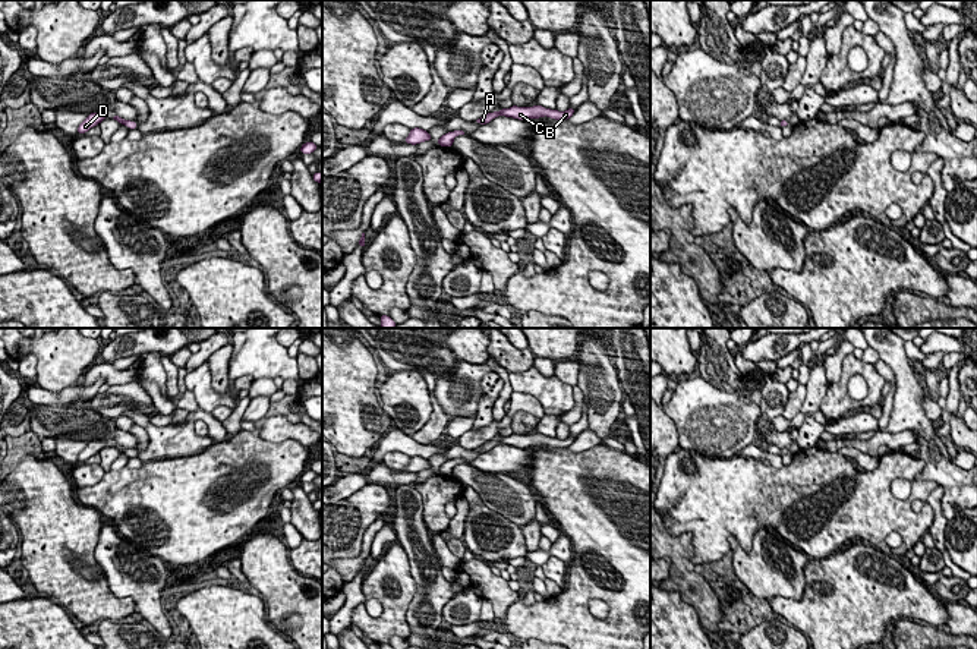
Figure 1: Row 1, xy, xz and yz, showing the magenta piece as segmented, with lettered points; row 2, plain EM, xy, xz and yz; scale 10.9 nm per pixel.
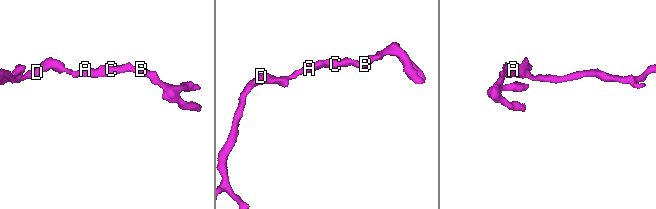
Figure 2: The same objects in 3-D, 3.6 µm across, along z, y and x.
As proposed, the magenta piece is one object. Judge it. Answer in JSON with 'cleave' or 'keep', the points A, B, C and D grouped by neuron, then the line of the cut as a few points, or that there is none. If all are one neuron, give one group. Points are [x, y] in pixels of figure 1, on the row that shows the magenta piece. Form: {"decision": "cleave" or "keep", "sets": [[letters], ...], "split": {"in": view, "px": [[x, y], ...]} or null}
{"decision": "keep", "sets": [["A", "B", "C", "D"]], "split": null}

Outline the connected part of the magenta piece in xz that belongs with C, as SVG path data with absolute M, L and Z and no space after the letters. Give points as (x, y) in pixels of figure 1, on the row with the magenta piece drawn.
M536 104L533 107L513 105L510 108L502 108L502 110L495 111L495 113L494 111L488 113L488 114L482 116L480 119L478 119L476 122L479 125L486 125L498 116L513 117L513 119L519 119L519 120L524 120L524 122L527 122L530 119L539 119L543 116L548 116L548 117L555 119L555 120L567 120L573 116L574 111L576 110L573 107L568 107L567 111L561 113L558 110L545 108L539 104Z

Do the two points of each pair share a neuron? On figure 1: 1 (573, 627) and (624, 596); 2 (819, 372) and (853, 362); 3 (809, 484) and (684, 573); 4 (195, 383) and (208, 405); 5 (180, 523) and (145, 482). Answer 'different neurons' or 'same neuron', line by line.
1: same neuron
2: different neurons
3: different neurons
4: same neuron
5: same neuron

